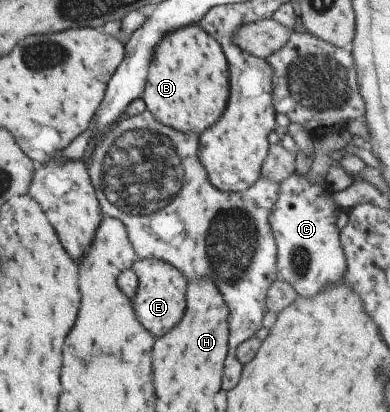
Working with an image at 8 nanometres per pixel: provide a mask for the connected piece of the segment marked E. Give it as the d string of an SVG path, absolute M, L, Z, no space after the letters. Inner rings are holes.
M156 258L136 259L131 266L137 279L136 293L132 300L135 318L156 339L162 337L181 318L185 306L188 281L171 263Z

